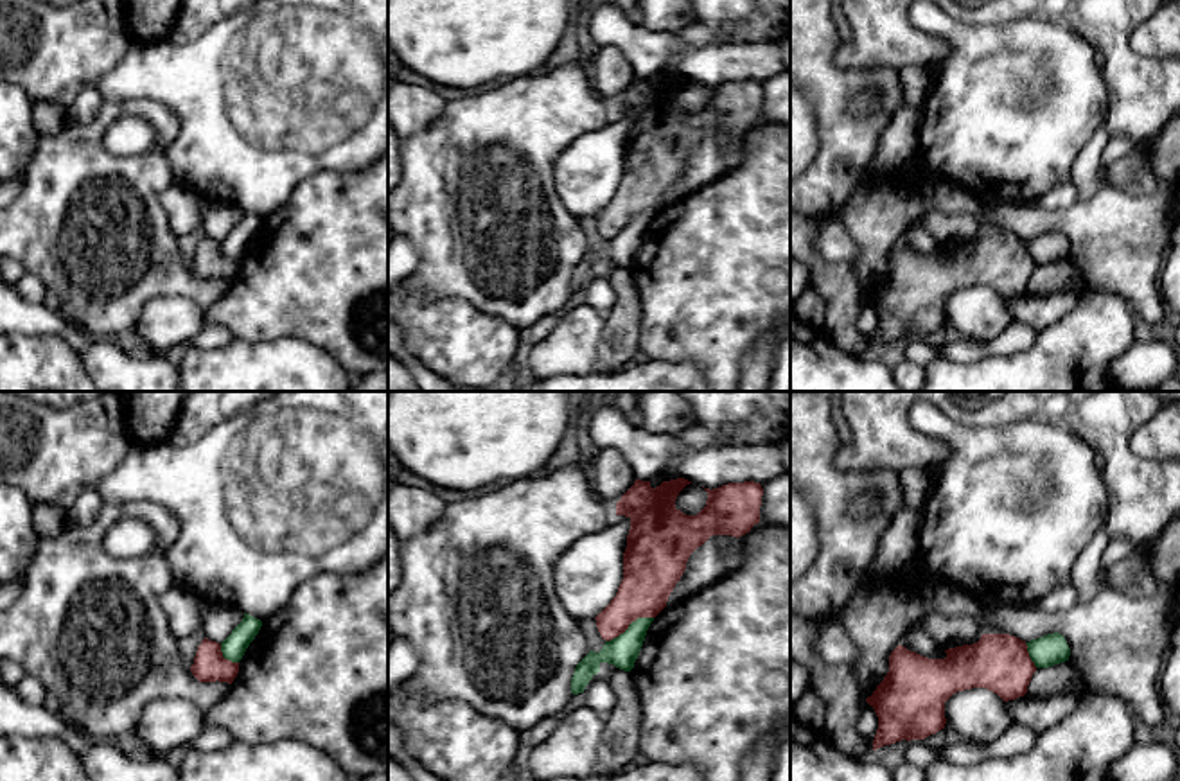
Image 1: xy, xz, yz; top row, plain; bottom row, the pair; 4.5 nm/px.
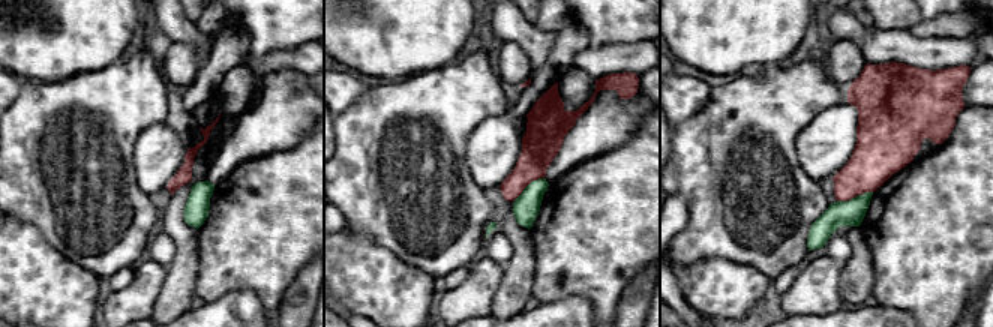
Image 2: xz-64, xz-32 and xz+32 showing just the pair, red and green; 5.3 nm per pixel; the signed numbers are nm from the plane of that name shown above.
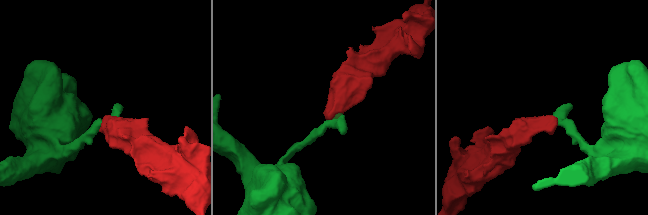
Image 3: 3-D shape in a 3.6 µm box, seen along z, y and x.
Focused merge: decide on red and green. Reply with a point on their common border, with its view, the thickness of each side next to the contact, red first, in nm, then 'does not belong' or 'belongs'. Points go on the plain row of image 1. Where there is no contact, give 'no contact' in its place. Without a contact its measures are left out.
contact xz (629, 221); calibres 240 and 140 nm; does not belong

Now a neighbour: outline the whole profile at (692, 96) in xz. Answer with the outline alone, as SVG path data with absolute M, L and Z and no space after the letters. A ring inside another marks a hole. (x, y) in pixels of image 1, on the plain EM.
M690 81L679 90L675 106L686 113L697 113L706 104L706 99L708 90L700 83Z

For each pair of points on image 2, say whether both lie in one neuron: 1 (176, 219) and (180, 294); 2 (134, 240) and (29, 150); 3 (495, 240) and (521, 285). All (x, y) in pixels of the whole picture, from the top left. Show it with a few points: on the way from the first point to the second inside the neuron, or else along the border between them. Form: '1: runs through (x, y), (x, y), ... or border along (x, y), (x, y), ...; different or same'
1: runs through (183, 237), (182, 276); same
2: runs through (108, 224), (54, 171); same
3: border along (495, 228), (512, 248), (504, 266); different

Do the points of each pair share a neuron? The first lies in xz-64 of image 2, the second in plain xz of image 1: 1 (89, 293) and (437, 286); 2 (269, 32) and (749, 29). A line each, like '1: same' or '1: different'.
1: different
2: same

